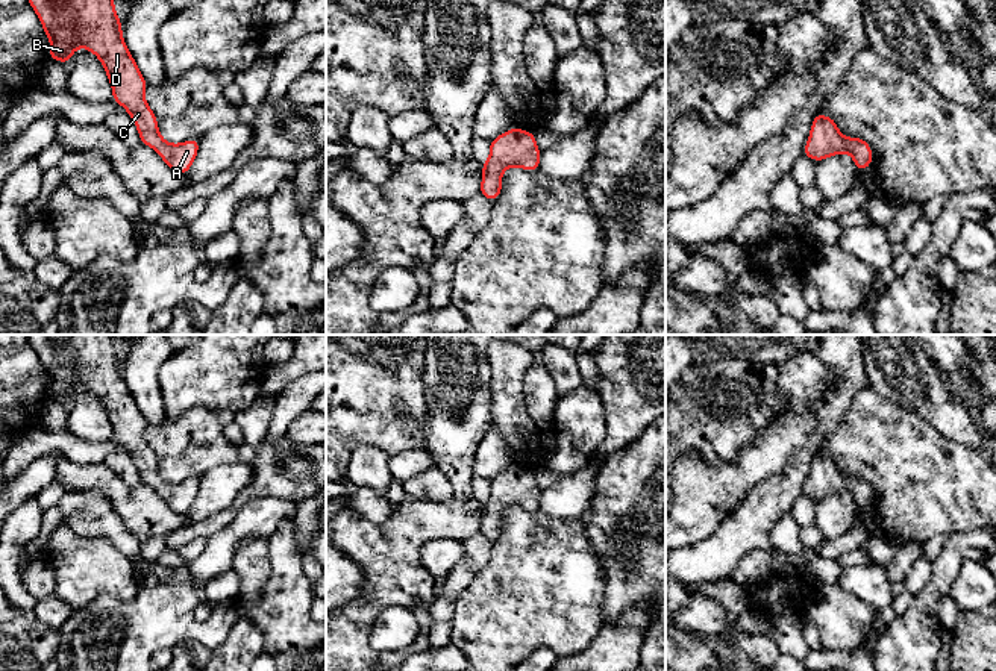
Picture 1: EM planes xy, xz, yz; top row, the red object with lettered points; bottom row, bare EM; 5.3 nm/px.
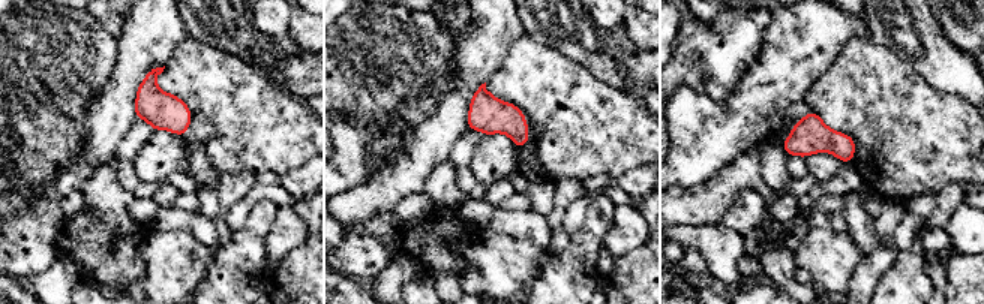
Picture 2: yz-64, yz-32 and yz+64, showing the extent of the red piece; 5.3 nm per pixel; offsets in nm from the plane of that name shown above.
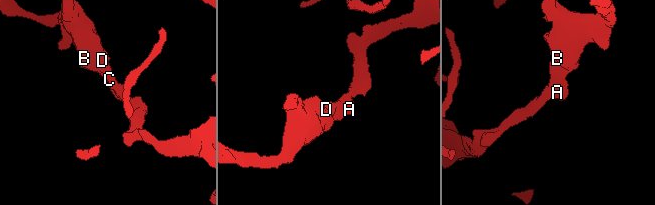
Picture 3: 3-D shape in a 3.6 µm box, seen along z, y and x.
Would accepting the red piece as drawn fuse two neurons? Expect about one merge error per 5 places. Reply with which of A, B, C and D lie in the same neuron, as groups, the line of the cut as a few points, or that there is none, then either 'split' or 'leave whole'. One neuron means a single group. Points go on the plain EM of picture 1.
groups A B C D; cut none; leave whole

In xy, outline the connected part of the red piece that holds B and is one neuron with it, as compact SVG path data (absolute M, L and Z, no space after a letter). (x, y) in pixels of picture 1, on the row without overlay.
M27 335L27 341L36 351L52 382L49 397L70 403L74 389L79 386L94 392L108 414L112 426L112 439L121 444L132 456L141 482L153 488L174 512L186 513L196 500L200 479L170 483L161 476L156 454L144 438L149 424L123 379L123 364L114 345L114 335Z

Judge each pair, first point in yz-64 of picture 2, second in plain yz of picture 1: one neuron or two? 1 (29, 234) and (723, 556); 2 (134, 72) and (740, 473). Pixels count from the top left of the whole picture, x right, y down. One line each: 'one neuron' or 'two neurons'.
1: two neurons
2: two neurons

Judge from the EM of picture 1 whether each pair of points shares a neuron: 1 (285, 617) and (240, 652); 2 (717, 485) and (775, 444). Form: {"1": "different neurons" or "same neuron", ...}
{"1": "different neurons", "2": "same neuron"}

